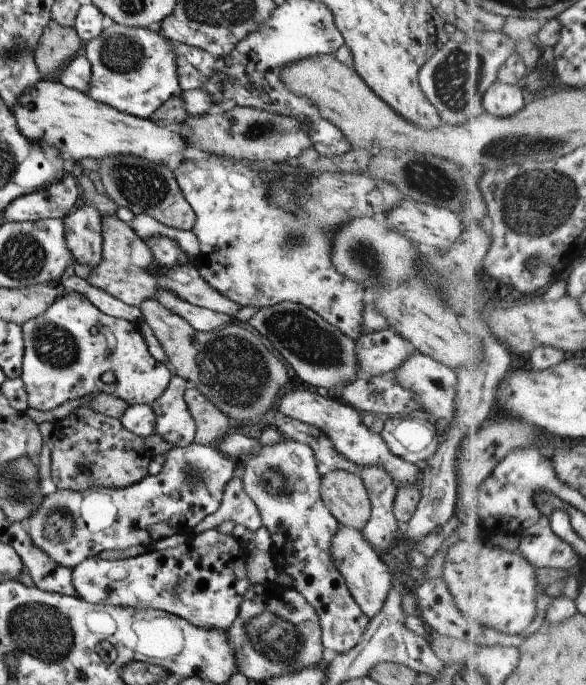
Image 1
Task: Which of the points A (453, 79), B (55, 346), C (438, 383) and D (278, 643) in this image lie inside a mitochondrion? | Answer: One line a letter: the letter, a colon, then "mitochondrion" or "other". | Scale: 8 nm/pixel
A: mitochondrion
B: mitochondrion
C: other
D: mitochondrion

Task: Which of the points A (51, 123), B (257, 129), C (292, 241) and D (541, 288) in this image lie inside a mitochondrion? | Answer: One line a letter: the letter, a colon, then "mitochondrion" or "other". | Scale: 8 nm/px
A: other
B: mitochondrion
C: mitochondrion
D: other

